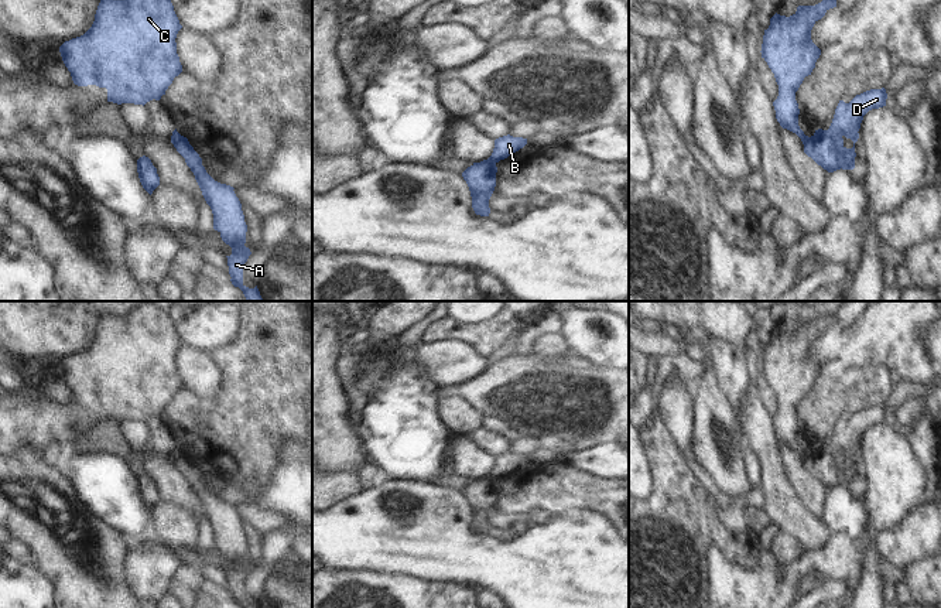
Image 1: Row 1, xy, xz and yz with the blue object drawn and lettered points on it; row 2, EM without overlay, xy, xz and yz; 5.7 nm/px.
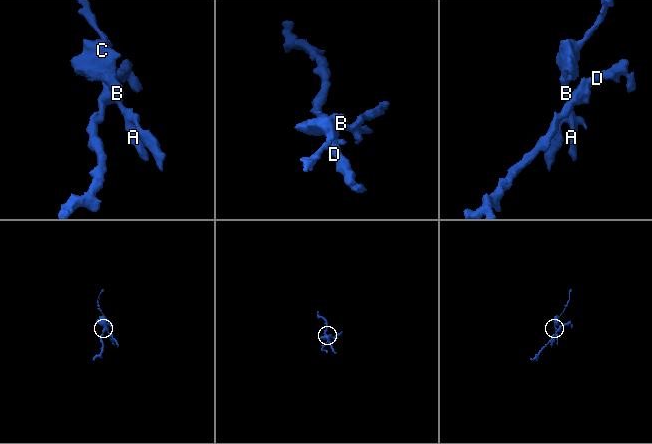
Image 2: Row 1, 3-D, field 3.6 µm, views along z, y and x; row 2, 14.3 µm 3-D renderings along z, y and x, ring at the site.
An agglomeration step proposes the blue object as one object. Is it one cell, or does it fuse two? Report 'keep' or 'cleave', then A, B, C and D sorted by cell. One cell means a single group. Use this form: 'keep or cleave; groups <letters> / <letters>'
cleave; groups A B C / D

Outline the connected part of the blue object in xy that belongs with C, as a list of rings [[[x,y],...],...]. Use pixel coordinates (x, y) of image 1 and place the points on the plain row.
[[[141,304],[124,317],[103,314],[92,344],[59,363],[62,378],[78,403],[107,406],[107,419],[146,421],[160,417],[182,389],[177,370],[177,351],[182,345],[168,312]]]

